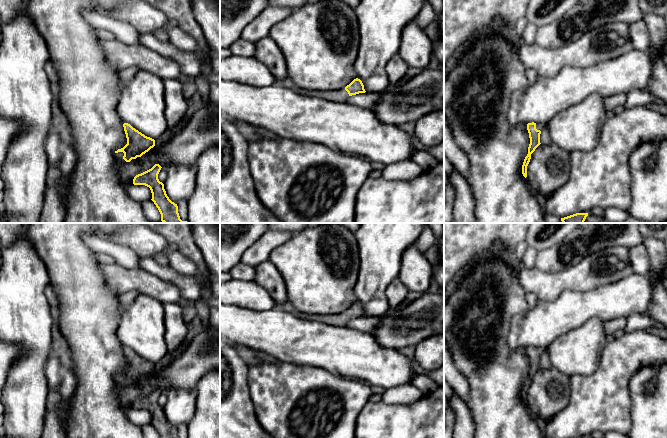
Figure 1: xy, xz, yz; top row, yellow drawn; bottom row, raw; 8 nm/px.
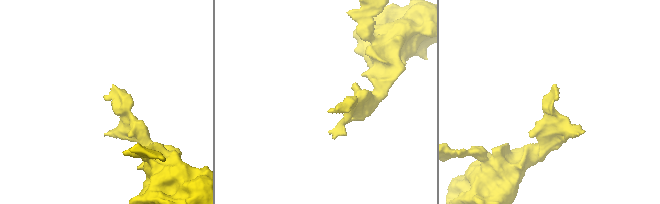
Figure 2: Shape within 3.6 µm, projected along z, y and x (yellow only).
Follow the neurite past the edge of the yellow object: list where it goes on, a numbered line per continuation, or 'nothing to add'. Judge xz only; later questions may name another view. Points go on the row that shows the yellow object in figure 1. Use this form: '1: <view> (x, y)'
1: xz (341, 95)

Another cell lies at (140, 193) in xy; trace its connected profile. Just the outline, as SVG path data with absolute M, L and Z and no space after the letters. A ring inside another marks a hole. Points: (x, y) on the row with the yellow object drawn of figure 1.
M131 184L126 188L127 194L135 201L144 202L152 199L152 193L149 187L145 185Z

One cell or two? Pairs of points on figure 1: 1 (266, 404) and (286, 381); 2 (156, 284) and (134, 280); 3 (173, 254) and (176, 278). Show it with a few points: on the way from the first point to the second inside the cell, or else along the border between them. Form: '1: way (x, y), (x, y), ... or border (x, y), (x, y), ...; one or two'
1: way (272, 398), (283, 387); one
2: way (151, 284), (139, 280); one
3: border (169, 266), (182, 274), (197, 278); two

